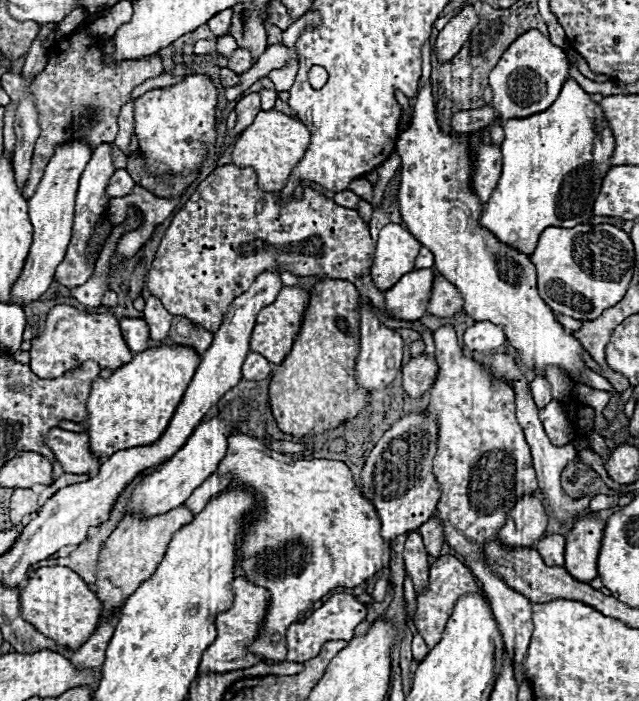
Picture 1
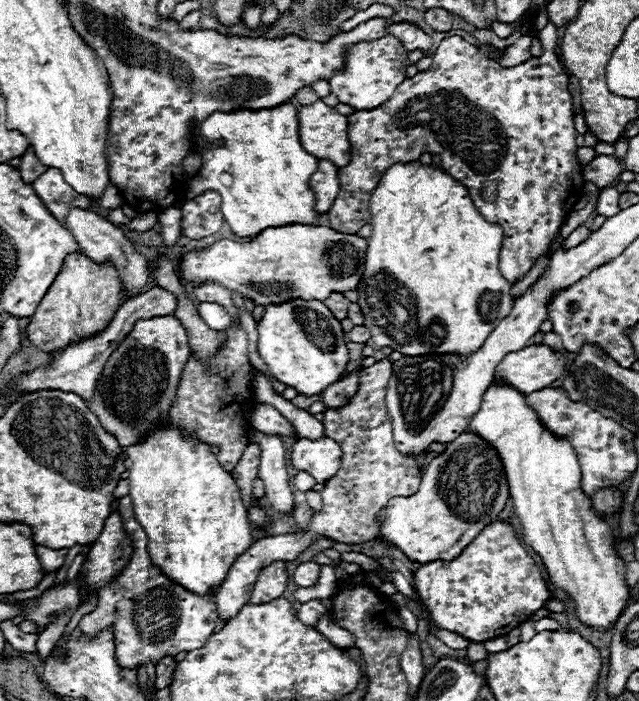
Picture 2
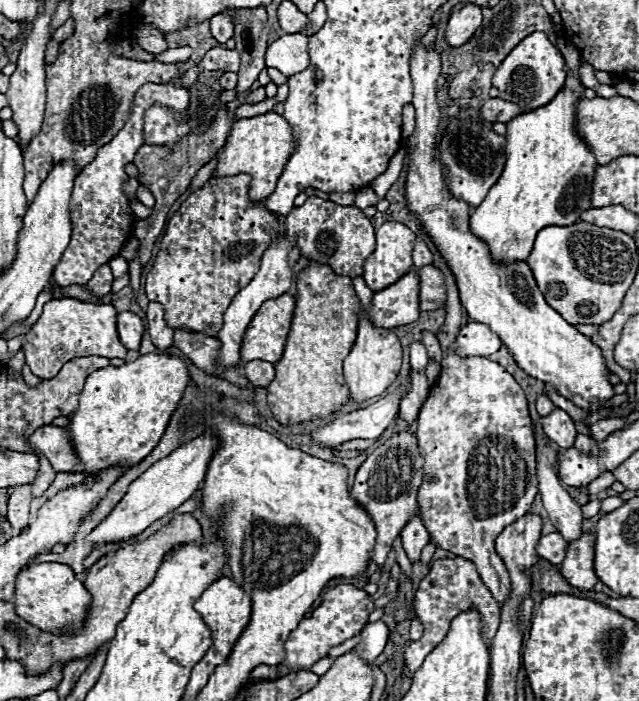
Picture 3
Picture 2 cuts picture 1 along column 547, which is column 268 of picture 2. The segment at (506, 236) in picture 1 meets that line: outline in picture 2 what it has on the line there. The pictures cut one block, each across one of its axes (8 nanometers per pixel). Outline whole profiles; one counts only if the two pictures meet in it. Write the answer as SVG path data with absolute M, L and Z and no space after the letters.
M280 104L280 108L264 108L260 112L214 112L202 126L200 134L208 140L224 140L222 148L212 148L202 154L200 176L190 182L188 198L204 190L216 190L222 196L222 214L232 232L240 238L254 238L266 228L280 228L292 224L318 226L320 214L316 212L316 194L310 188L310 176L318 168L318 158L308 154L298 136L298 110L294 104Z

